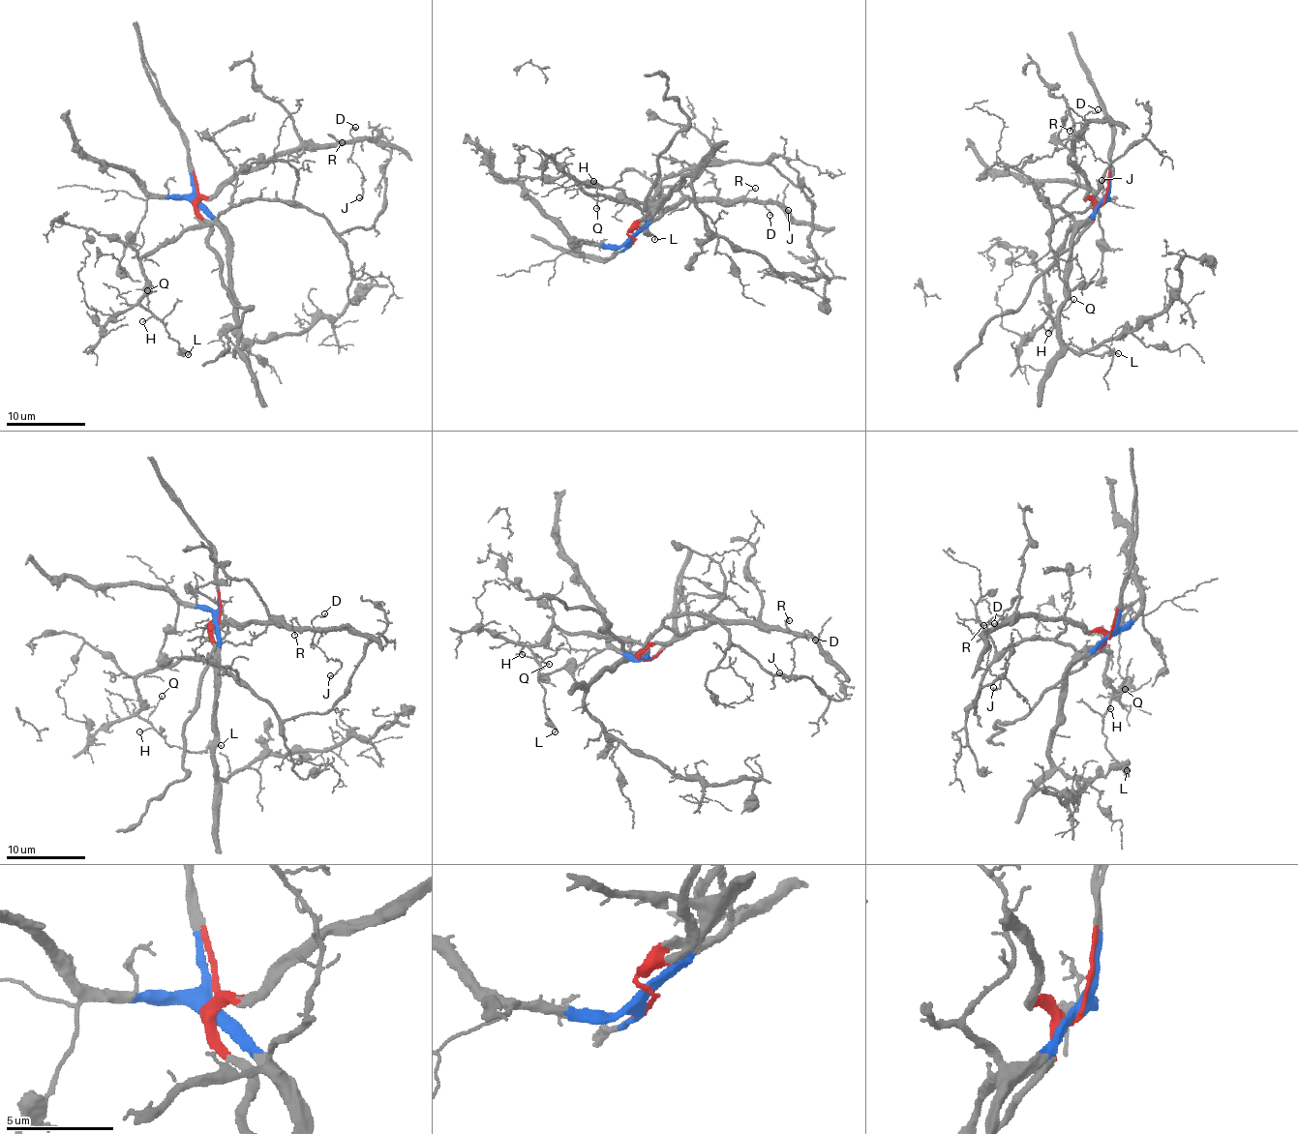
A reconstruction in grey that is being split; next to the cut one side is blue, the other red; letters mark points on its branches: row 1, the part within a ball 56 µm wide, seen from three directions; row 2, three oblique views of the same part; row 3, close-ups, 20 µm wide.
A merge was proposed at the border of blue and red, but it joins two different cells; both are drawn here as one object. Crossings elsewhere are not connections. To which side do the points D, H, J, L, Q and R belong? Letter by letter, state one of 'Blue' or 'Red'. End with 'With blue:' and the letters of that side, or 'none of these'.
D: Red
H: Blue
J: Red
L: Blue
Q: Blue
R: Red
With blue: H, L, Q

